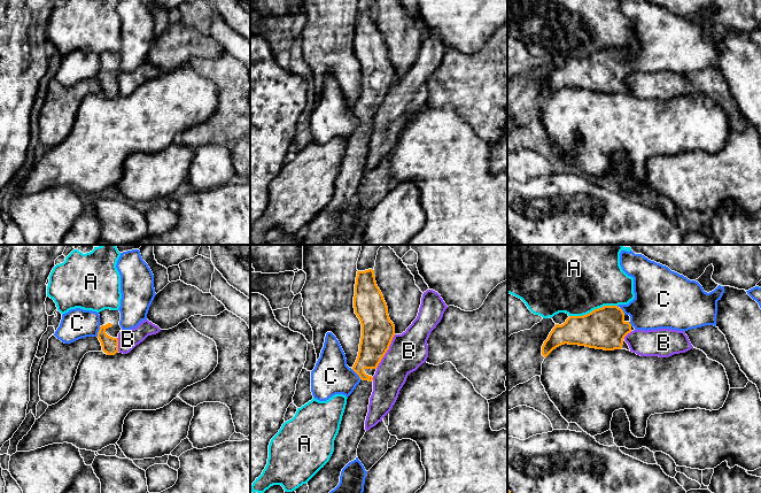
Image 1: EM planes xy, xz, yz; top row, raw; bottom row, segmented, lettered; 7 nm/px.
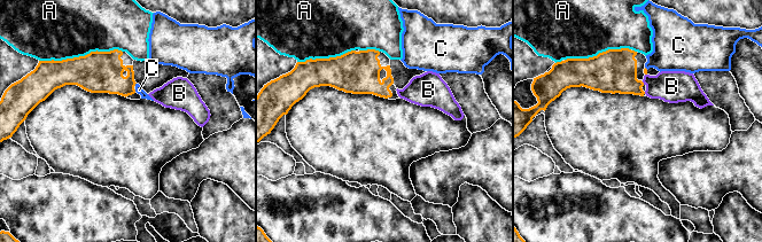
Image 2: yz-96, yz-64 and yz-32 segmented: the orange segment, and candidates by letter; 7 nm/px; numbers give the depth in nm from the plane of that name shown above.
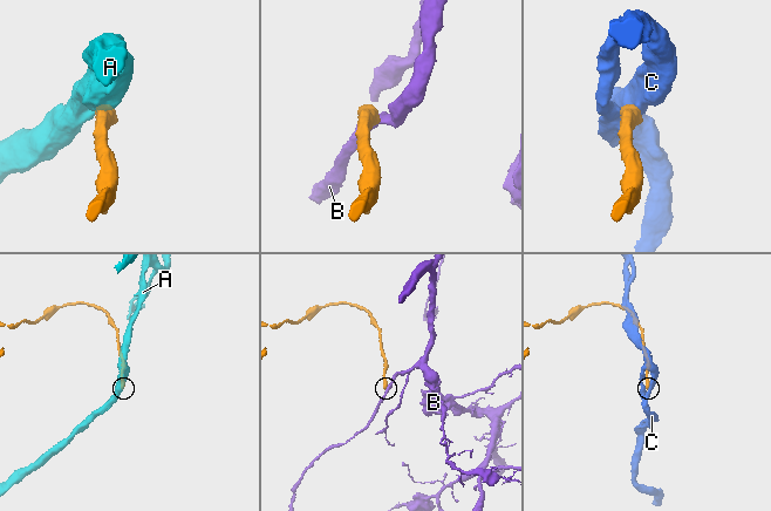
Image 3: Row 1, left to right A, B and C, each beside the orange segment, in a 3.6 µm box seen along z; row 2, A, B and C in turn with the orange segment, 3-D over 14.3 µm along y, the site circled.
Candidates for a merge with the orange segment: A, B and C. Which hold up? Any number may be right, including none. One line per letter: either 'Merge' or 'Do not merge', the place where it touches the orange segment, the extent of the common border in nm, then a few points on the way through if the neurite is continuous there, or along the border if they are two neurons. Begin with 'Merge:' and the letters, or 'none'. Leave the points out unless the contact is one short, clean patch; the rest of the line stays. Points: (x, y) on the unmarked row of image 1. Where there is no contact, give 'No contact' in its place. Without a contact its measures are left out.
Merge: none
A: Do not merge. Touches orange at yz (592, 53). Shared border 340 nm
B: Do not merge. Touches orange at xz (386, 94). Shared border 280 nm. Boundary: xz (395, 77), (389, 91), (375, 110)
C: Do not merge. Touches orange at xz (357, 116). Shared border 110 nm. Boundary: xz (351, 112), (362, 122)

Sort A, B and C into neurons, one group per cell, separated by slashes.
A / B / C

